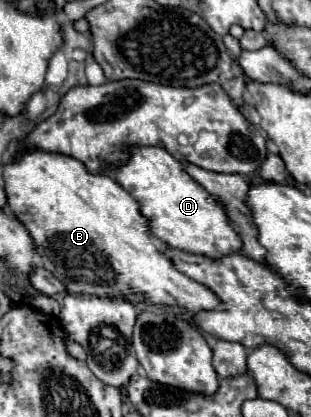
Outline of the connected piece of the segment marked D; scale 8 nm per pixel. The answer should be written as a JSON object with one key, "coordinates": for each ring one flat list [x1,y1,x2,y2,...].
{"coordinates":[[132,147,132,157,126,165,122,165,116,171,116,181,140,203,144,215,150,219,150,229,152,233,166,241,172,249,186,251,186,253,196,253,196,255,206,255,212,259,220,259,230,253,238,253,242,249,242,239,236,233,236,229,230,223,228,211,212,197,200,183,196,183,184,169,184,165,174,159,164,147]]}

